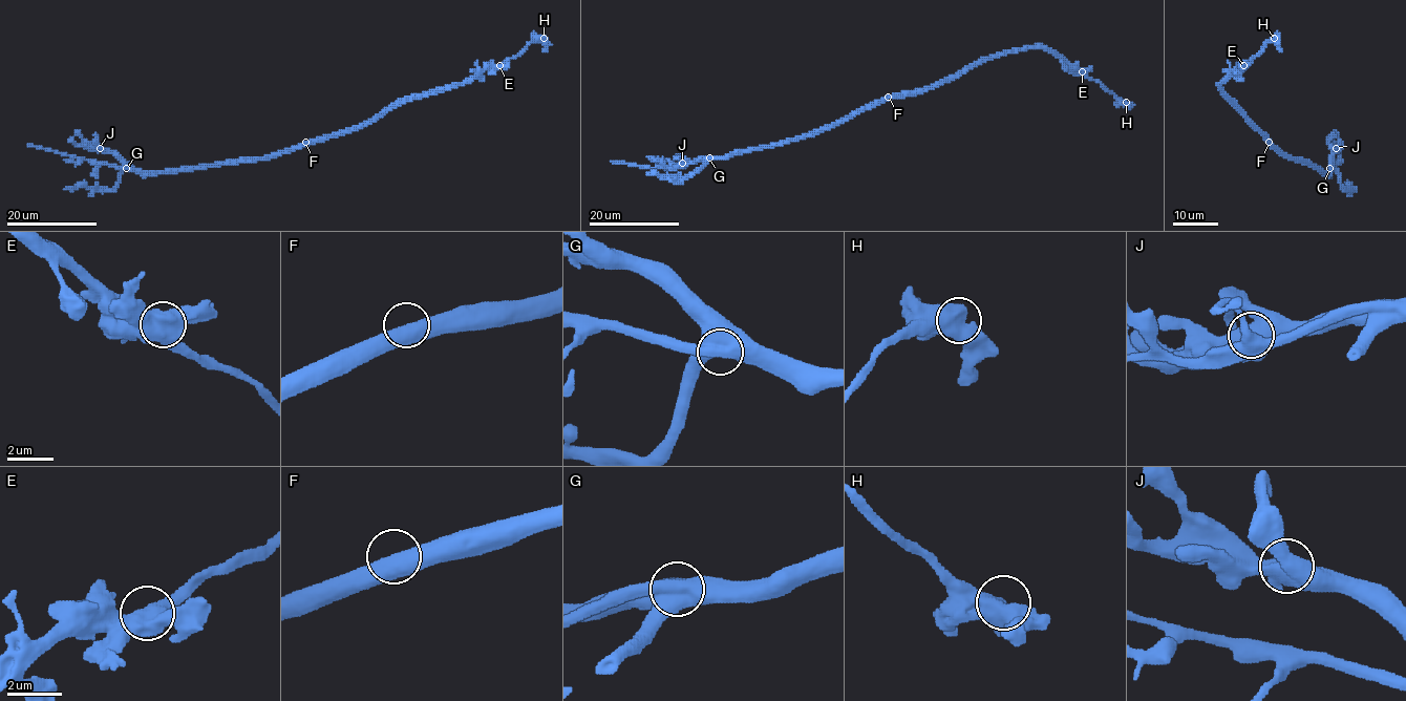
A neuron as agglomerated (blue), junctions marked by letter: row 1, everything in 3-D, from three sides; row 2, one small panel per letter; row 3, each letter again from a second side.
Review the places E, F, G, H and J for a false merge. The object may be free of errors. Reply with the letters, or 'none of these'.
none of these

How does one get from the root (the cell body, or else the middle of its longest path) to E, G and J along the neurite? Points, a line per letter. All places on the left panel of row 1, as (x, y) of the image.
E: (306, 143), (350, 132), (400, 104), (468, 83), (485, 70), (499, 65)
G: (306, 143), (259, 160), (232, 161), (175, 171), (126, 168)
J: (306, 143), (259, 160), (232, 161), (175, 171), (129, 169), (111, 153), (100, 148)

